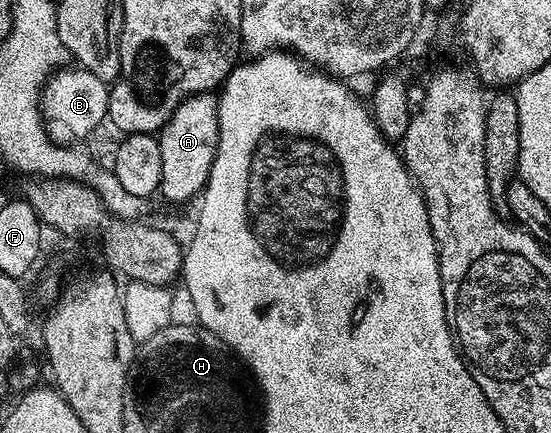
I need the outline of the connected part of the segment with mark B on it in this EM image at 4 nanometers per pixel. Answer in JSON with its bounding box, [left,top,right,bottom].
[42,67,110,147]

